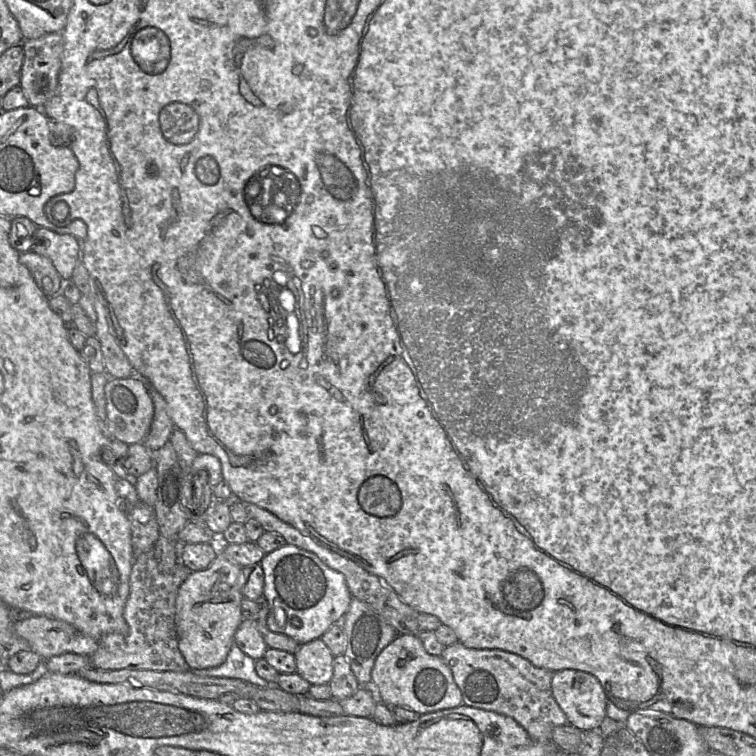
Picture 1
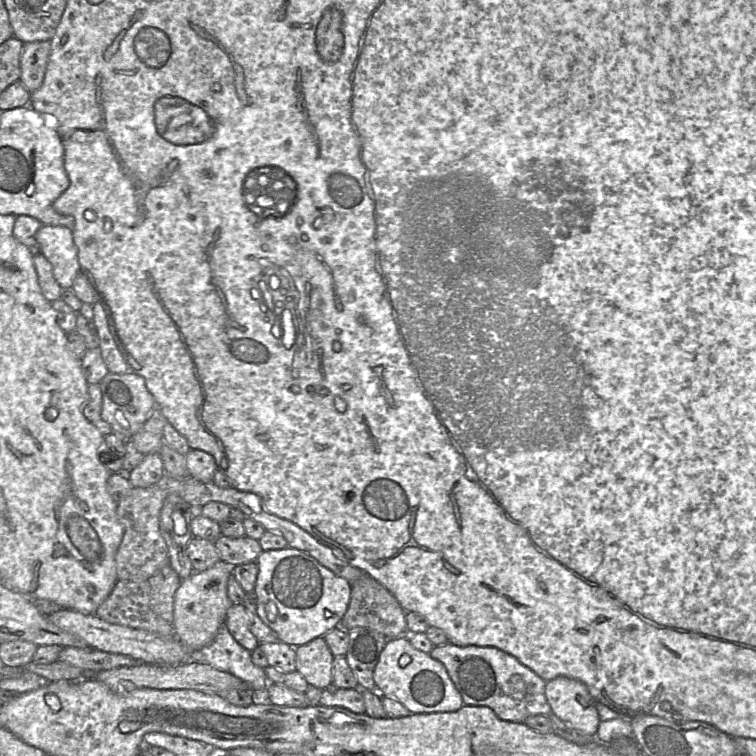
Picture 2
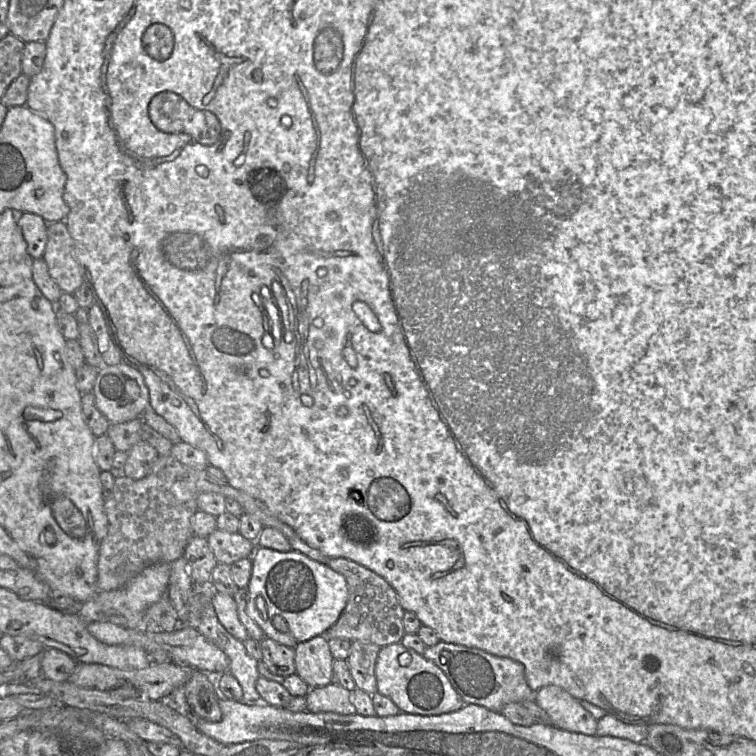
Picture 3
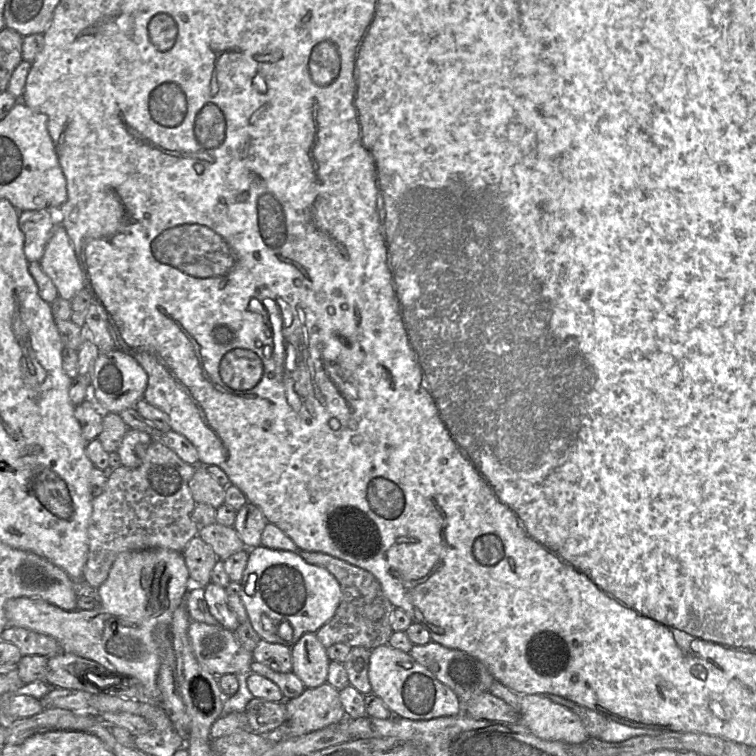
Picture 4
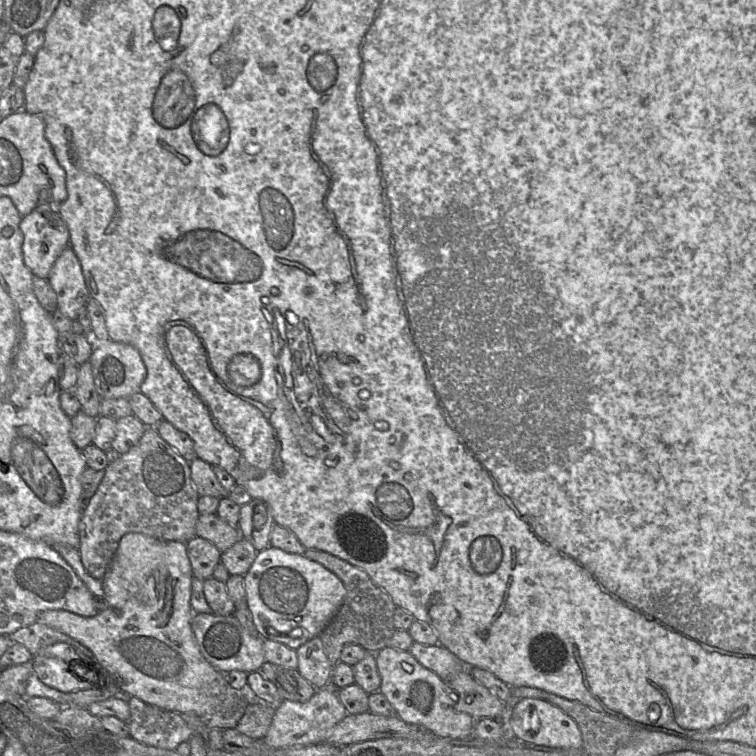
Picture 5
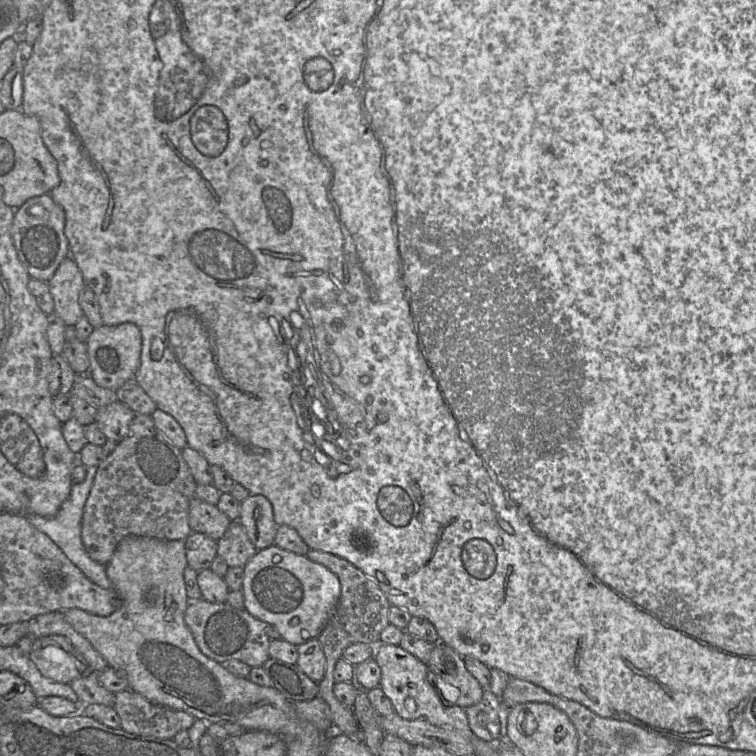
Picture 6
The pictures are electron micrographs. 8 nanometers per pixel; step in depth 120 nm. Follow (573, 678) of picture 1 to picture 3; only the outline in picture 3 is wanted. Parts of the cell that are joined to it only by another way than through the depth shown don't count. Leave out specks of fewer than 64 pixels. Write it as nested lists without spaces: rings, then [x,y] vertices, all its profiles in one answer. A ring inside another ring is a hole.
[[[549,685],[535,692],[533,700],[549,716],[551,725],[563,730],[596,735],[597,719],[568,692]]]

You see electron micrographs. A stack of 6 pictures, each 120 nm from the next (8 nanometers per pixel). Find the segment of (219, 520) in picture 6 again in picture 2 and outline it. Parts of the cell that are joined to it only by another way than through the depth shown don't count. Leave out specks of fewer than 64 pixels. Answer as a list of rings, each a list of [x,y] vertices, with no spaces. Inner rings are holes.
[[[222,534],[215,540],[220,559],[232,566],[255,562],[263,549],[258,540],[244,535],[241,538],[229,538]]]

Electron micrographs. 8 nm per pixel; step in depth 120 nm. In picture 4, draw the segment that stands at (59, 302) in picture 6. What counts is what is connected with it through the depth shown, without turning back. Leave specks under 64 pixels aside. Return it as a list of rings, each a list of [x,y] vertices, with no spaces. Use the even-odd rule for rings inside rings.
[[[58,222],[49,238],[40,266],[58,290],[59,297],[71,301],[84,289],[81,267],[65,228]]]

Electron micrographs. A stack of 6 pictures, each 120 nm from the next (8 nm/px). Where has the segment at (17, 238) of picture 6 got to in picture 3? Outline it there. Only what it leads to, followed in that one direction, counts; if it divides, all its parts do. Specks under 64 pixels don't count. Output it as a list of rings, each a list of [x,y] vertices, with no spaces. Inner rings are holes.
[[[17,213],[17,223],[27,243],[27,251],[33,259],[43,257],[47,242],[47,222],[39,215]]]

